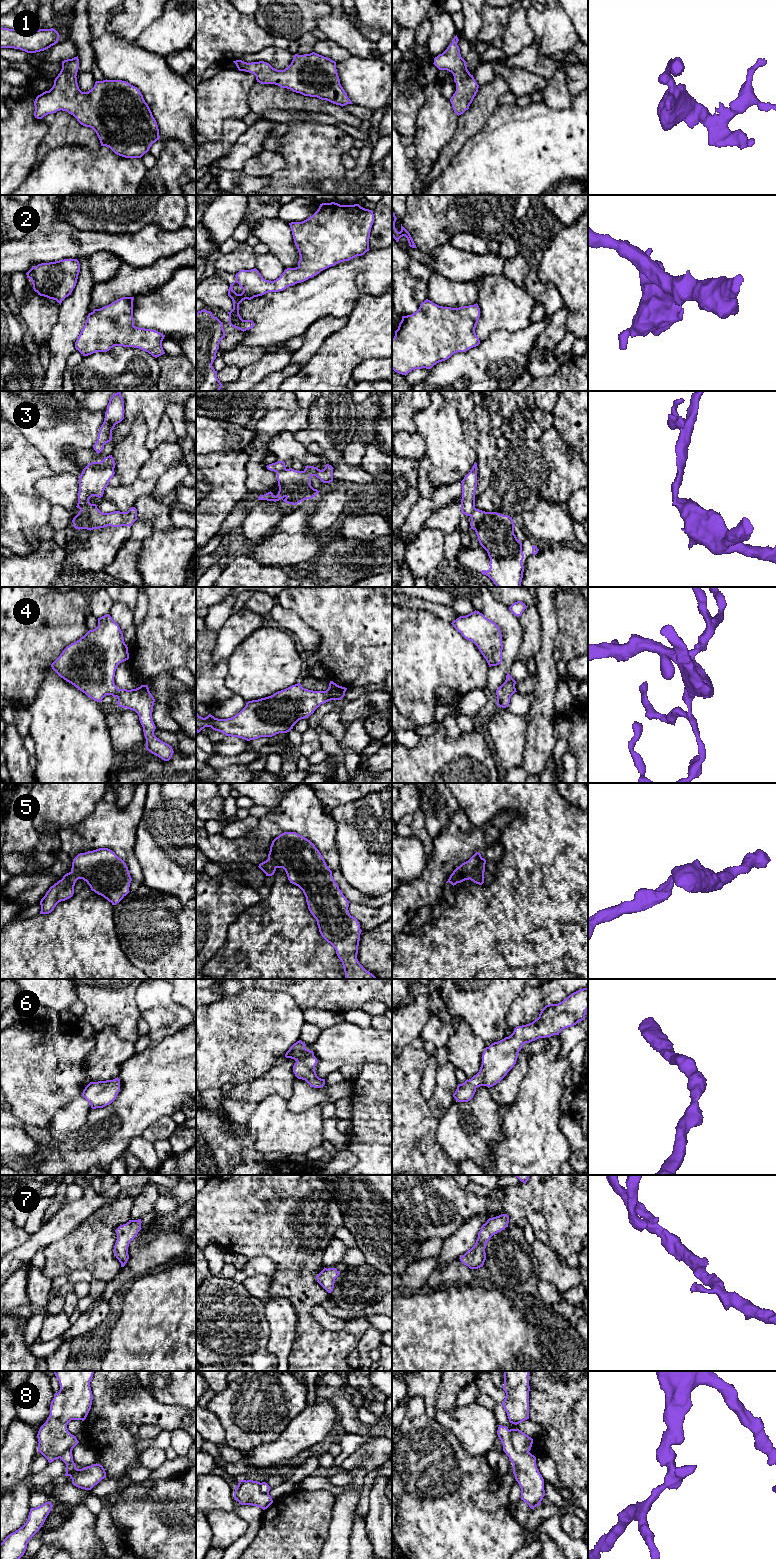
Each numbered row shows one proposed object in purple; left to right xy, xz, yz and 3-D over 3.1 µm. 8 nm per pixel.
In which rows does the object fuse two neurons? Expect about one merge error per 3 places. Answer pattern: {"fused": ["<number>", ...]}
{"fused": ["3", "8"]}

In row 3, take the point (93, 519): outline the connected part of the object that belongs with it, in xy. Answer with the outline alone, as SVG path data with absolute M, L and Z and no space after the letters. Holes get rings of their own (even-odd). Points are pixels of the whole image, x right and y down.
M97 507L83 513L74 523L74 528L80 529L99 529L107 526L121 527L129 526L137 520L137 509L130 508L127 512L114 511L102 513Z

